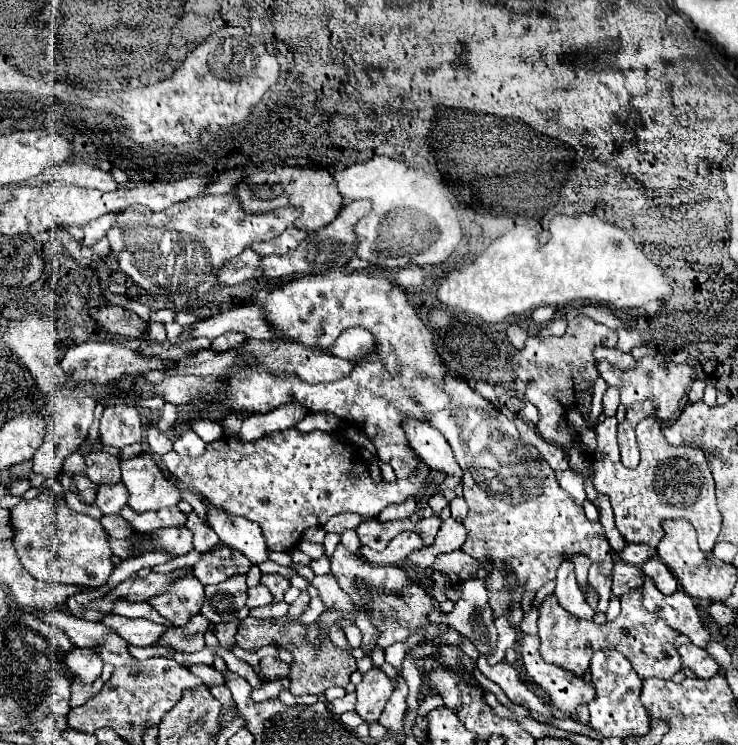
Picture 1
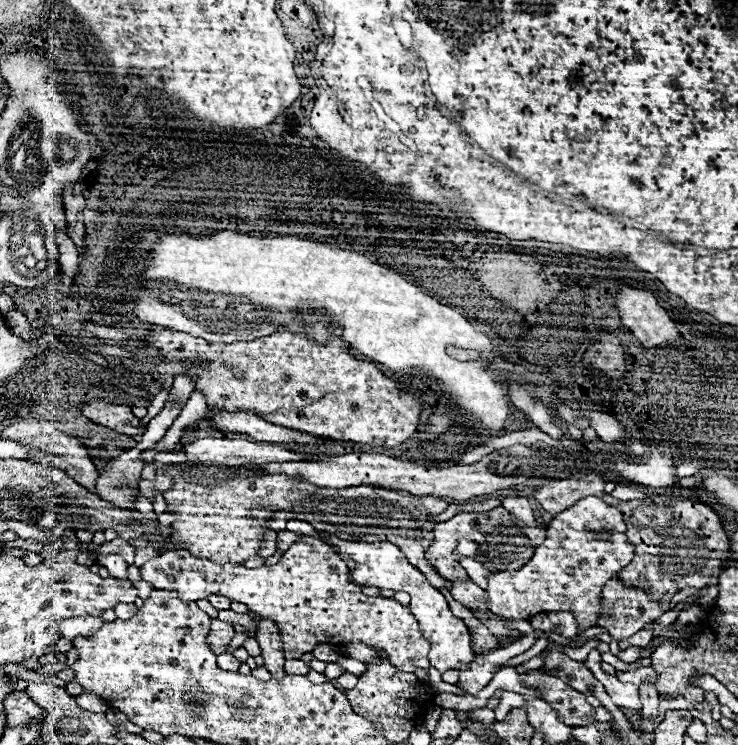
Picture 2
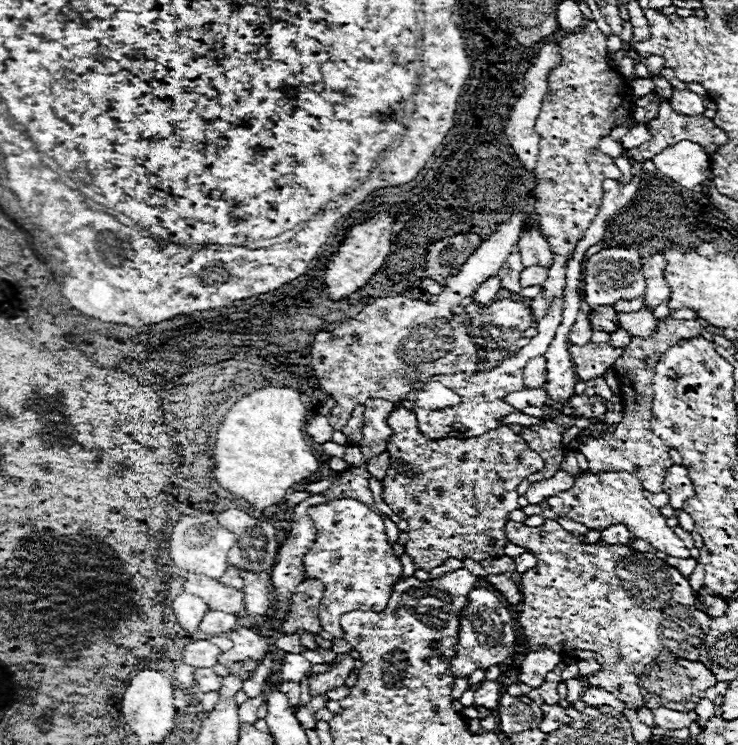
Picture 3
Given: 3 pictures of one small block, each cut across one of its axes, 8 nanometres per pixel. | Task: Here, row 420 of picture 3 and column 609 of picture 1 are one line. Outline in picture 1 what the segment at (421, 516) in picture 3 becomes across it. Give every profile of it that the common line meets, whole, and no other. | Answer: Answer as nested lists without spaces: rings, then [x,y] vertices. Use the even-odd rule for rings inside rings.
[[[608,388],[608,392],[604,394],[604,400],[602,400],[602,406],[604,406],[606,416],[616,416],[618,404],[620,404],[620,396],[618,396],[616,388]]]

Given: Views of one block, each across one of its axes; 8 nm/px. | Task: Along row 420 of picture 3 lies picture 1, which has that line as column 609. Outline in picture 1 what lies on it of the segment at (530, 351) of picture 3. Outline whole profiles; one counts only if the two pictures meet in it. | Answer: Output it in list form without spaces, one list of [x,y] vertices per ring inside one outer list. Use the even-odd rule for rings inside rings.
[[[606,418],[596,426],[598,446],[594,450],[594,488],[610,498],[616,528],[628,542],[650,544],[656,548],[664,536],[664,520],[688,520],[698,532],[698,546],[702,552],[712,552],[722,514],[716,506],[714,478],[706,460],[706,454],[698,446],[672,446],[662,436],[662,422],[656,418],[644,418],[636,426],[636,440],[640,448],[640,464],[626,468],[620,462],[620,450],[616,442],[616,418]]]

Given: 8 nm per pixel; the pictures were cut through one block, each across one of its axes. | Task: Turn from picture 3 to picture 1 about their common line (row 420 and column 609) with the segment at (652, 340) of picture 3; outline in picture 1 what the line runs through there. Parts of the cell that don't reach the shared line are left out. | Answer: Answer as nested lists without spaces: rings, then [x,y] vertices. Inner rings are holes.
[[[640,588],[632,590],[628,594],[620,597],[621,612],[618,618],[606,622],[606,624],[596,624],[588,620],[588,624],[578,624],[578,618],[570,612],[566,612],[554,594],[550,594],[542,604],[540,604],[540,618],[538,618],[538,636],[540,636],[540,654],[546,662],[558,664],[566,670],[576,672],[582,676],[588,666],[590,658],[596,650],[610,648],[622,652],[630,662],[636,674],[646,680],[646,678],[664,678],[670,680],[678,670],[680,670],[680,654],[674,646],[674,638],[680,634],[674,628],[668,628],[664,620],[652,616],[642,606],[640,600]]]

